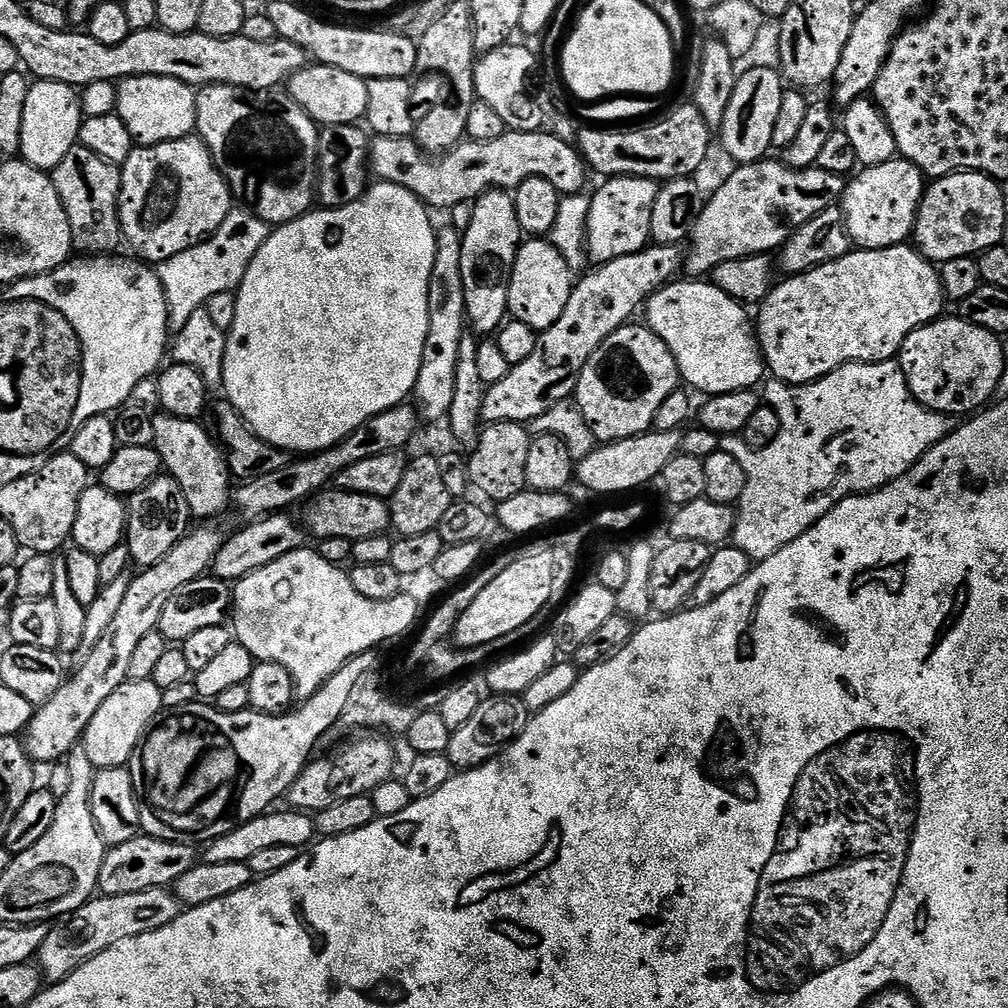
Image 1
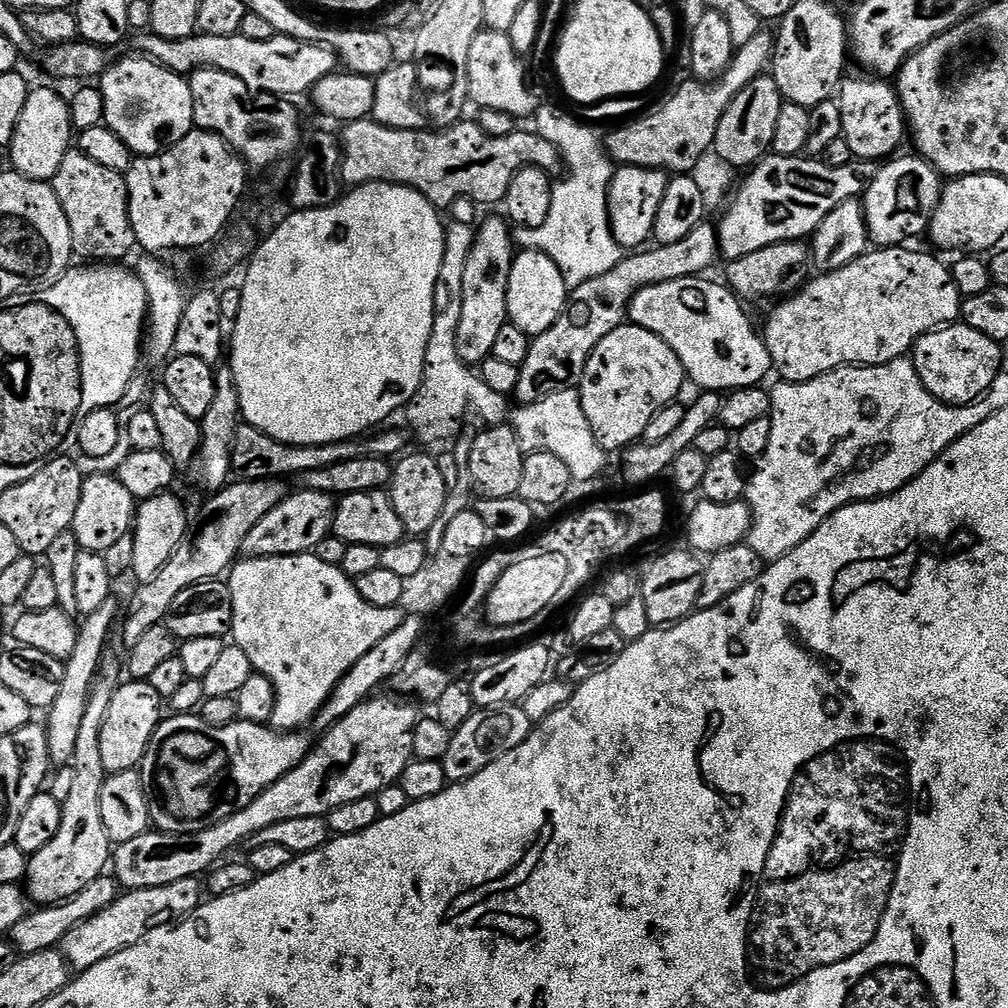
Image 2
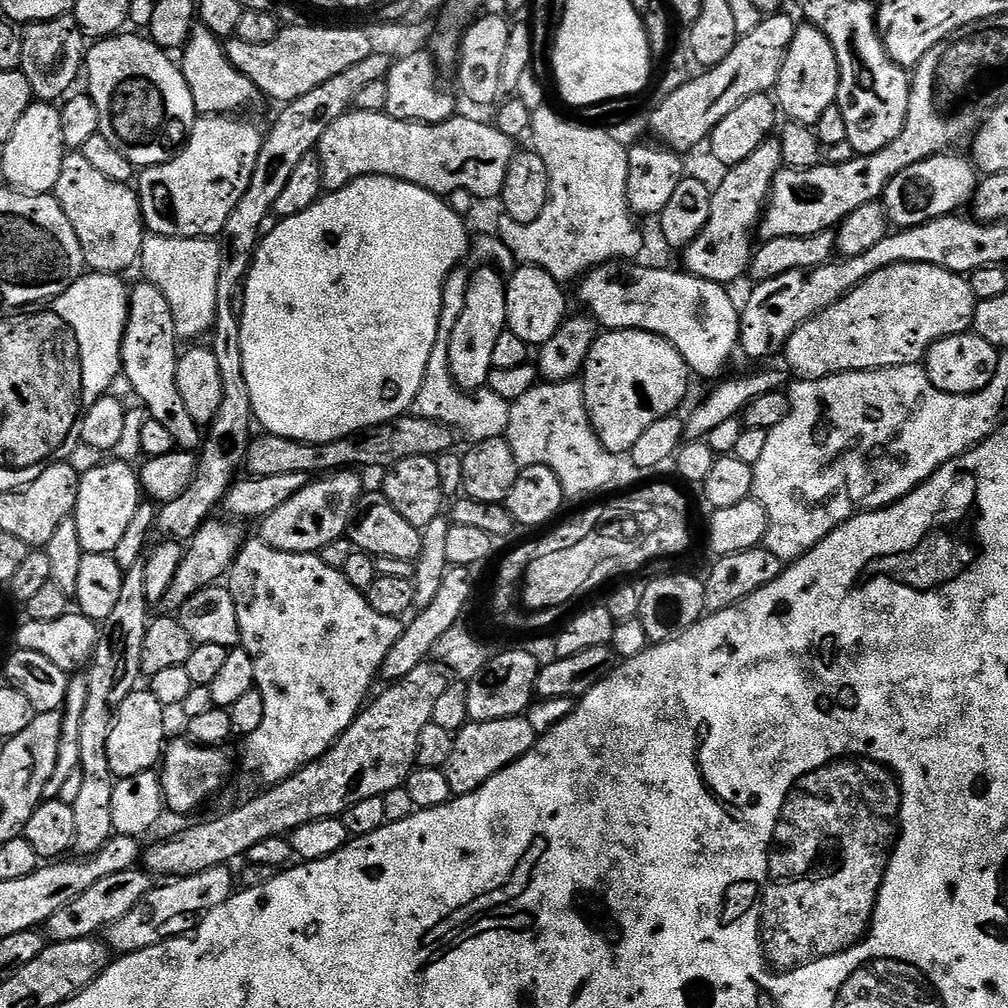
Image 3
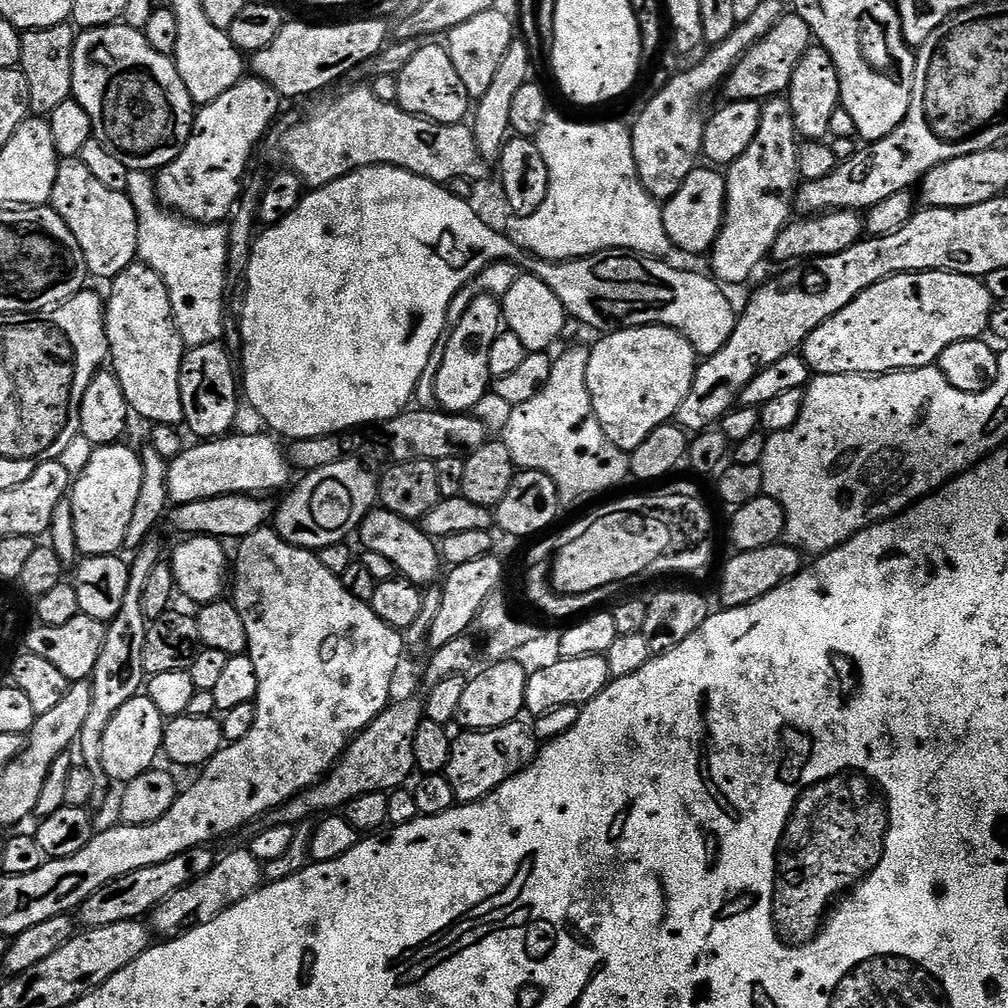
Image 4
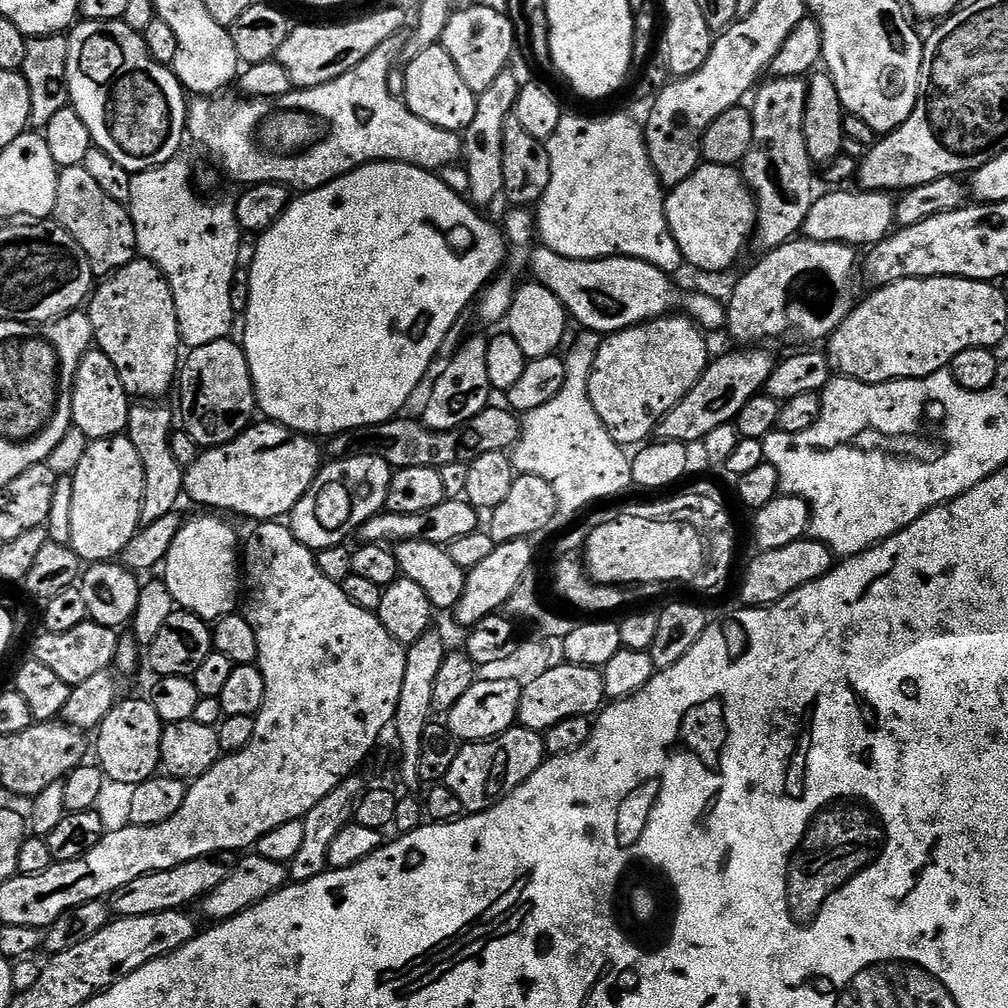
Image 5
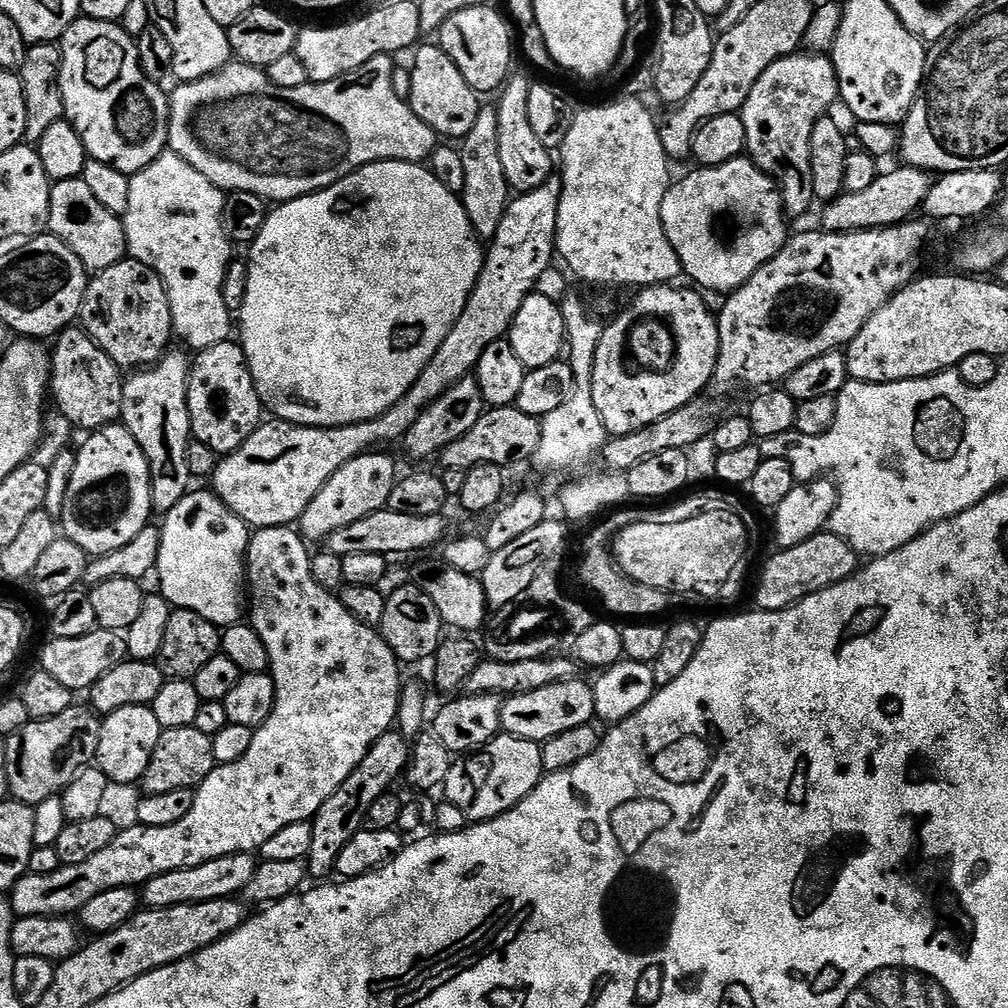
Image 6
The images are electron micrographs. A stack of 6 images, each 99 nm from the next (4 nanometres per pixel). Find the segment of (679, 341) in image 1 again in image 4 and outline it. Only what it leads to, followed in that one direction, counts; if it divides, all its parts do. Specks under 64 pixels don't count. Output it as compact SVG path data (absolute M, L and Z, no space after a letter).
M615 248L593 256L579 256L577 260L532 258L527 262L527 271L558 294L558 302L562 302L565 313L588 328L597 328L597 333L661 324L663 328L681 332L700 358L722 350L730 334L734 334L738 312L732 309L724 293L727 291L711 275L675 268L667 264L667 259Z

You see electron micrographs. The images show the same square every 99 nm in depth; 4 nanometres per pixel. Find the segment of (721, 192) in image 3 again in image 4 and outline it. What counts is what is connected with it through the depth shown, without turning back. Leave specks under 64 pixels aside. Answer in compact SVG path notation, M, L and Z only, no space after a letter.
M769 98L762 104L762 122L758 134L746 149L746 154L727 165L724 185L724 225L712 243L711 275L721 285L744 284L756 272L756 267L769 259L778 234L793 219L796 189L801 183L798 170L798 133L794 114L787 99Z

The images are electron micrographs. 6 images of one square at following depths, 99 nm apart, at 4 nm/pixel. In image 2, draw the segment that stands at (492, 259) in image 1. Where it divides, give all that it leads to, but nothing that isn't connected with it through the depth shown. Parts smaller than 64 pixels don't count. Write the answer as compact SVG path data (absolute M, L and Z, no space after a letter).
M507 219L488 220L479 225L474 242L474 250L470 250L470 259L466 261L466 271L462 274L462 319L458 322L458 358L469 366L479 366L491 357L494 342L502 326L509 323L506 306L506 290L510 286L510 270L514 255L514 236L510 231Z

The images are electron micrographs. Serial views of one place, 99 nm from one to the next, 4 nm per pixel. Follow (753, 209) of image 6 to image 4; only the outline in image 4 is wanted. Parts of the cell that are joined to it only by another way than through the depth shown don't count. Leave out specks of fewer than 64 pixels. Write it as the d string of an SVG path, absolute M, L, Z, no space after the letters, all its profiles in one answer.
M698 166L682 182L678 194L663 205L664 225L669 241L684 252L711 253L712 243L718 238L720 227L724 225L724 199L726 186L724 176L715 167Z

